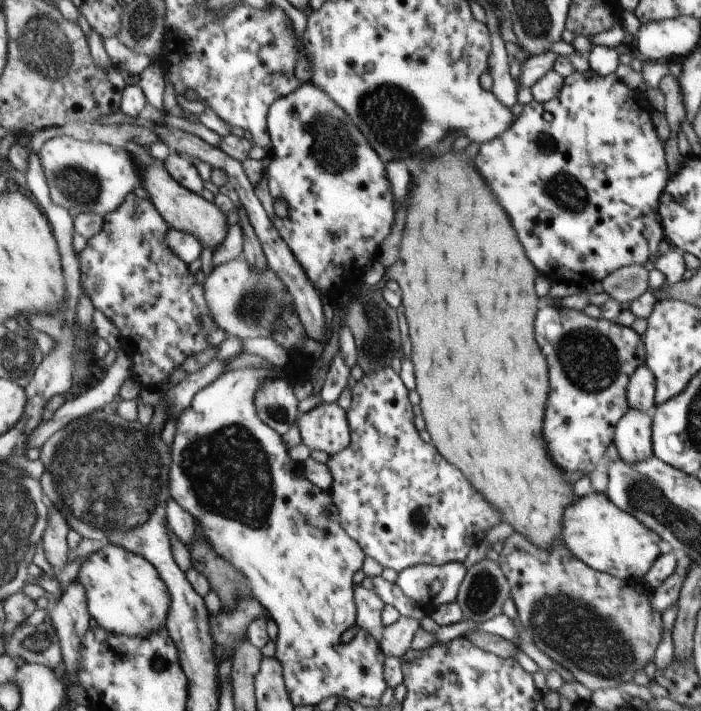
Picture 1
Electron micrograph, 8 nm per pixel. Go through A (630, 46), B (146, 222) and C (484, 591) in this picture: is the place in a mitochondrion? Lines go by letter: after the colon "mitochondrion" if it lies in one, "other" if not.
A: other
B: other
C: mitochondrion

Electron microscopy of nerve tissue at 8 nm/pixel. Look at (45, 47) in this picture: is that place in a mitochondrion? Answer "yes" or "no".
yes

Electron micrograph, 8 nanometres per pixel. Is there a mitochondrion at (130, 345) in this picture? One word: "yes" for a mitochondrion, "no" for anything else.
no

